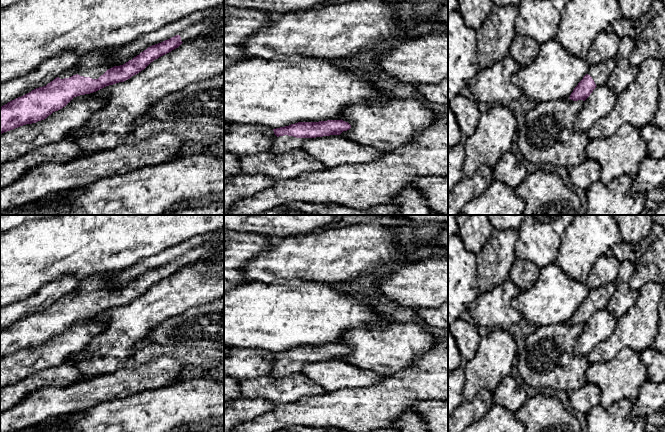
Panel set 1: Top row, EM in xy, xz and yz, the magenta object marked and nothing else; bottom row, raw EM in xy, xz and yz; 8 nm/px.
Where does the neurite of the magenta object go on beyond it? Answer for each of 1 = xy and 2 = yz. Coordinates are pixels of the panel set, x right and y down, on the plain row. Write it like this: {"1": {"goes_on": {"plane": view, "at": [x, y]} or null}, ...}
{"1": {"goes_on": {"plane": "xy", "at": [94, 288]}}, "2": {"goes_on": {"plane": "yz", "at": [600, 296]}}}

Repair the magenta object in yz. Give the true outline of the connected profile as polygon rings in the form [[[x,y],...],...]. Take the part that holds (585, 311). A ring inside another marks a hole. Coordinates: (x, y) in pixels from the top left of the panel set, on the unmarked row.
[[[608,283],[607,285],[596,288],[589,288],[587,298],[574,312],[569,322],[573,325],[585,325],[597,310],[607,307],[614,291],[614,283]]]

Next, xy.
[[[224,236],[213,243],[194,248],[170,263],[148,271],[120,290],[111,286],[115,271],[94,274],[80,280],[76,293],[69,293],[46,310],[36,312],[1,330],[0,358],[46,343],[65,331],[74,321],[130,303],[155,283],[178,272],[185,265],[205,258],[212,252],[214,245],[223,242]]]

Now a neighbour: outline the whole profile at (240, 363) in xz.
[[[235,348],[224,358],[224,374],[238,380],[254,379],[267,376],[276,362],[267,350]]]

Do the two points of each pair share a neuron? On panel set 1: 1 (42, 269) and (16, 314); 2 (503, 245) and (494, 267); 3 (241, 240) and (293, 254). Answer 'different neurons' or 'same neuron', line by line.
1: different neurons
2: same neuron
3: different neurons

